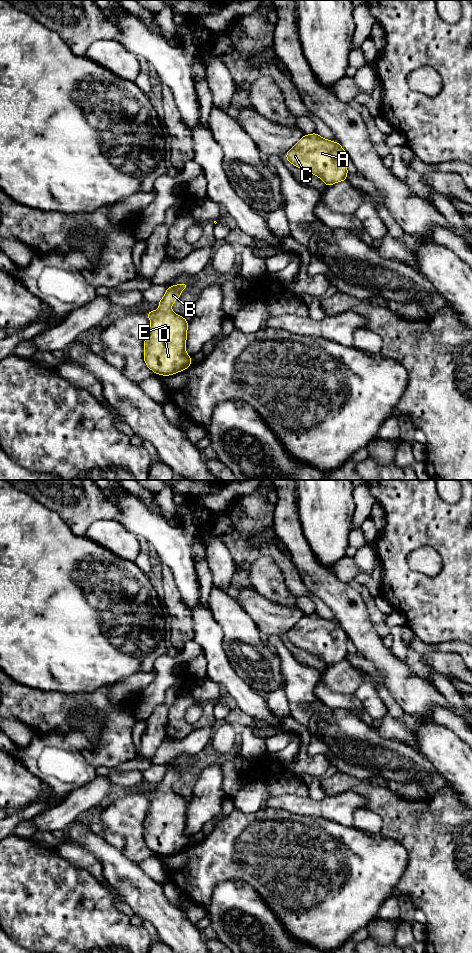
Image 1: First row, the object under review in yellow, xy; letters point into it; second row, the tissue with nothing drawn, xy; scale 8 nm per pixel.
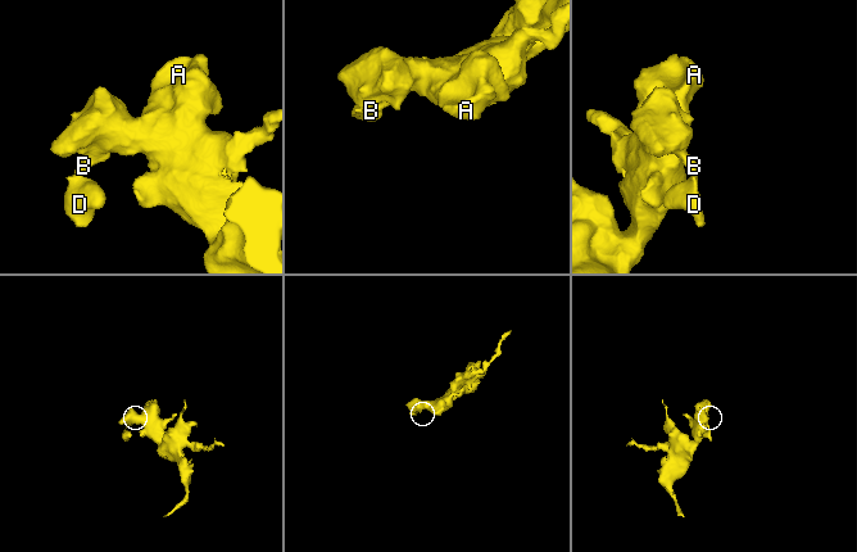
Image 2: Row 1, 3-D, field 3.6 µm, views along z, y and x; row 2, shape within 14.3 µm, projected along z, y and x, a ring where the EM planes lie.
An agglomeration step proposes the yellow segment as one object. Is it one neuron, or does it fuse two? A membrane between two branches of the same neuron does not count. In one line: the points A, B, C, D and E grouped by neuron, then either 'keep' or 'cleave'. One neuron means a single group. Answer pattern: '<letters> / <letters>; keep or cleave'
A B C D E; keep

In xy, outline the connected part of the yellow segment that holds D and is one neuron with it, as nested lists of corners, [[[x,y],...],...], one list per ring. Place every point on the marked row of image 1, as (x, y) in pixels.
[[[181,283],[167,288],[158,303],[160,308],[146,314],[151,321],[151,326],[144,341],[144,361],[156,374],[173,375],[191,366],[191,357],[185,350],[188,321],[171,310],[172,304],[179,299],[181,291],[188,287],[188,284]]]

